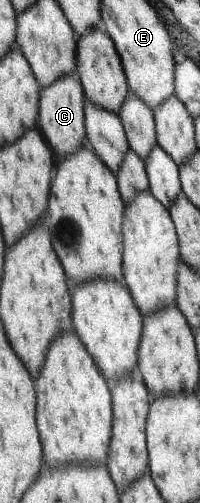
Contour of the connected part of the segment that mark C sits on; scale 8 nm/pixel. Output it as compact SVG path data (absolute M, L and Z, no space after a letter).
M66 75L51 87L42 88L39 129L50 144L57 159L73 155L86 142L85 94L76 75Z

